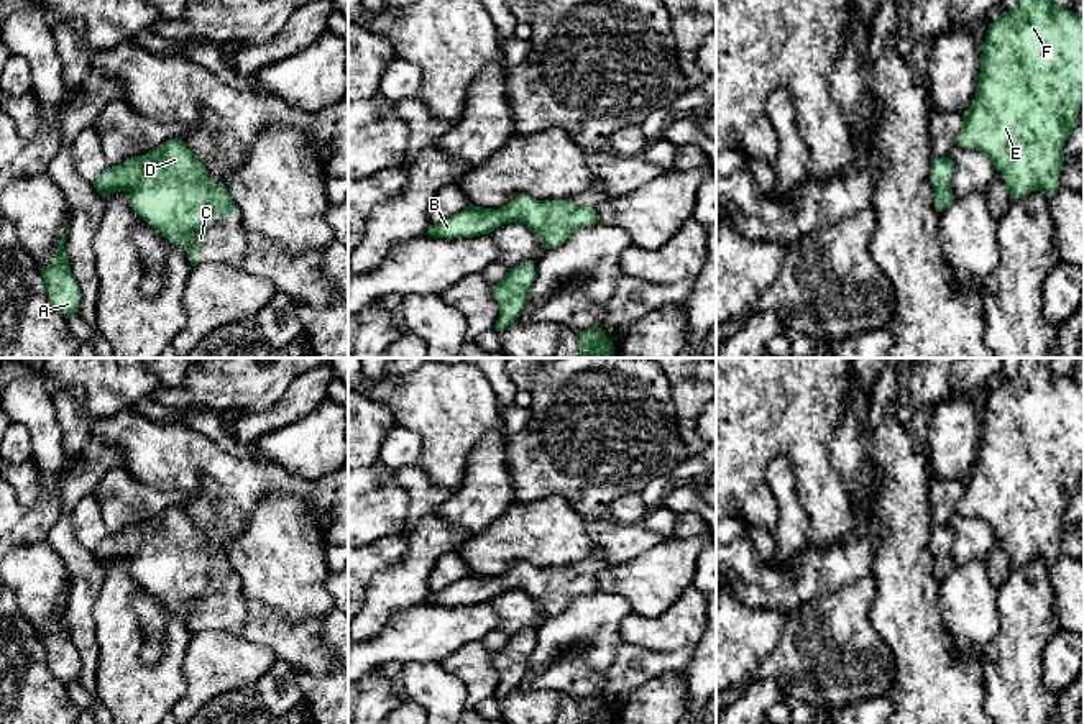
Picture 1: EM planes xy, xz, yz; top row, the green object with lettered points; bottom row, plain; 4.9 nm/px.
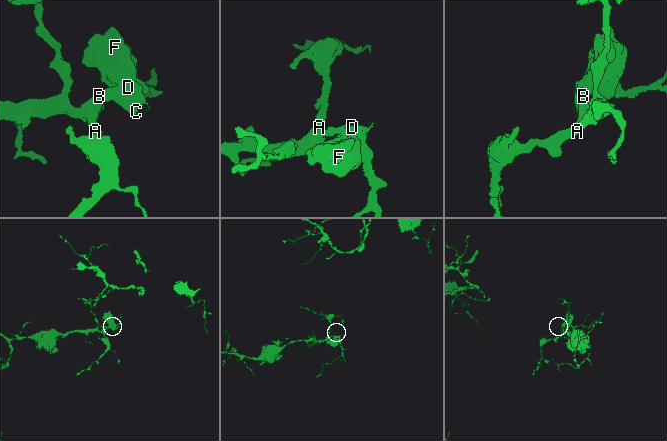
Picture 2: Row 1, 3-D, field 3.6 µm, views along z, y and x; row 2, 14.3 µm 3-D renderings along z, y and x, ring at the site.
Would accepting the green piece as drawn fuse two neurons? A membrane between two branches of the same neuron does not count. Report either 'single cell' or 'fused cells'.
single cell

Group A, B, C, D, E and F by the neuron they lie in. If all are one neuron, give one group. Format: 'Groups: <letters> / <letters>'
Groups: A B C D E F

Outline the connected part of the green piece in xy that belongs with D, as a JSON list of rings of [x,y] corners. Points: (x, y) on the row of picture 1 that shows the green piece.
[[[169,140],[143,156],[107,167],[94,182],[103,197],[128,192],[133,210],[176,246],[187,251],[187,259],[197,266],[197,254],[207,241],[205,228],[223,215],[240,217],[225,184],[215,184],[204,164],[182,140]]]

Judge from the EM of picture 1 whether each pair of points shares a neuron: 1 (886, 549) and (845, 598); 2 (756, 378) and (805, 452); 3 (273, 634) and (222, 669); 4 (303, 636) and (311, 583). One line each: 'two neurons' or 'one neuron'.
1: two neurons
2: one neuron
3: two neurons
4: two neurons

